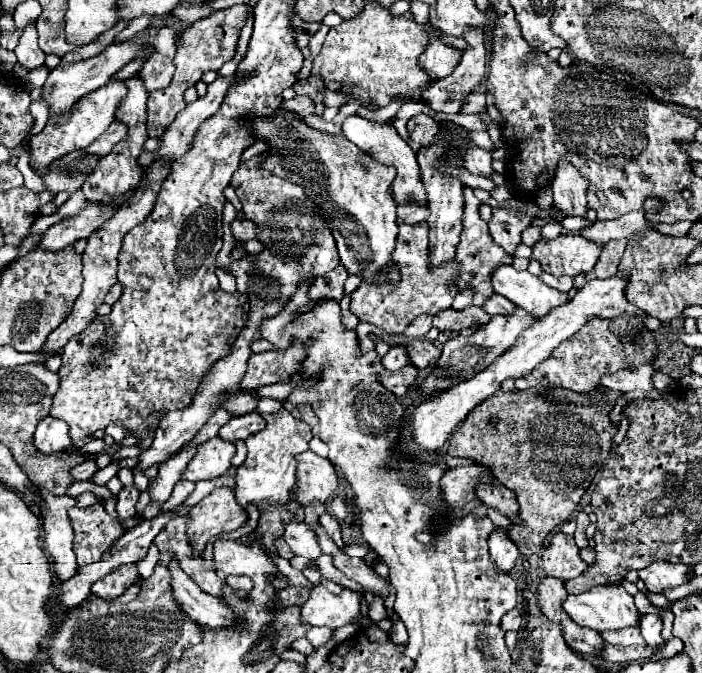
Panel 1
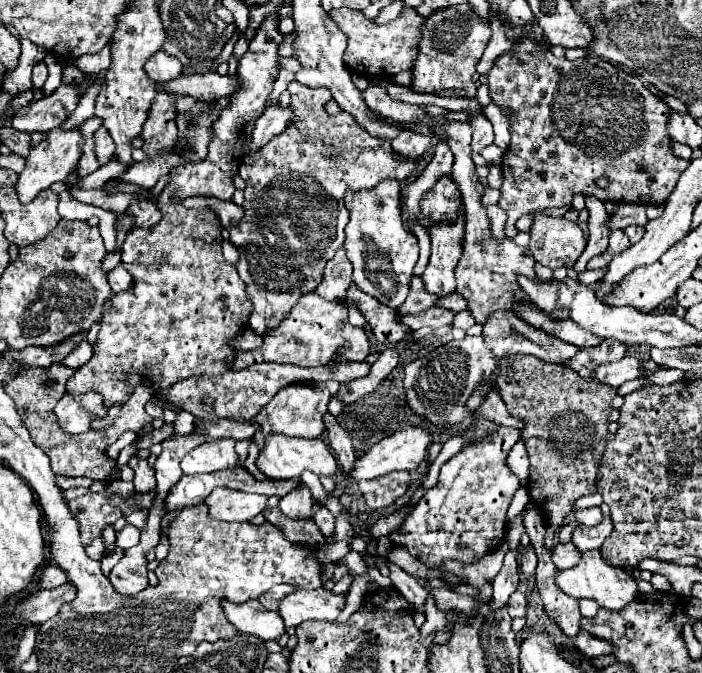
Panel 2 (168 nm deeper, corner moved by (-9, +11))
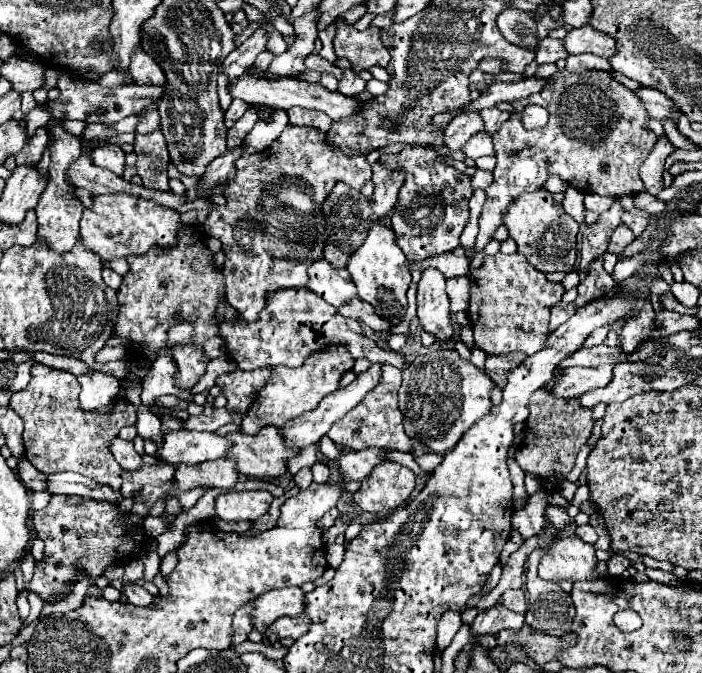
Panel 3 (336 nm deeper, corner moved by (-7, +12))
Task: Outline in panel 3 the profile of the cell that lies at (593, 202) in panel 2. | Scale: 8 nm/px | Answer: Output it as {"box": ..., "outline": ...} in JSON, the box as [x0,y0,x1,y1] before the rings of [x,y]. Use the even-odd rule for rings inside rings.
{"box":[575,256,619,308],"outline":[[[603,256],[595,258],[595,260],[589,264],[583,280],[581,280],[579,286],[577,286],[577,290],[579,290],[579,296],[577,296],[577,300],[575,300],[577,308],[585,306],[585,302],[591,300],[591,298],[609,294],[617,284],[619,284],[619,282],[615,282],[615,280],[611,278],[611,274],[607,274],[607,272],[603,270]]]}

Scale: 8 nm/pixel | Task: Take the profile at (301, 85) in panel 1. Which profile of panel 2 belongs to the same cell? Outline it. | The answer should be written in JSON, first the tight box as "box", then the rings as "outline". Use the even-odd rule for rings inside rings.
{"box":[229,81,417,335],"outline":[[[291,81],[287,89],[291,93],[289,107],[293,109],[291,125],[287,125],[283,133],[275,135],[265,147],[241,159],[239,175],[247,183],[243,201],[245,215],[239,225],[229,229],[229,241],[239,251],[239,261],[235,267],[243,283],[247,283],[247,299],[253,305],[247,323],[259,335],[277,327],[297,303],[297,299],[307,291],[313,291],[321,283],[325,263],[345,241],[345,227],[349,215],[345,207],[347,189],[373,189],[379,181],[387,177],[405,183],[411,175],[417,173],[417,161],[397,159],[389,139],[371,137],[371,133],[367,133],[367,129],[363,129],[363,125],[359,125],[349,113],[339,113],[335,117],[327,115],[323,109],[323,105],[331,101],[331,93],[327,89],[311,89],[297,81]]]}

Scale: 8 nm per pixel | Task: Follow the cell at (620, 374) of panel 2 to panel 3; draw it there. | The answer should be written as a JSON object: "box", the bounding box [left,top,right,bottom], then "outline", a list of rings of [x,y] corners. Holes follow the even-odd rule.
{"box":[549,366,613,398],"outline":[[[573,366],[565,368],[563,376],[557,382],[549,382],[549,390],[553,394],[571,398],[571,396],[581,396],[589,390],[605,388],[613,380],[613,366],[597,366],[597,368],[583,368],[583,366]]]}

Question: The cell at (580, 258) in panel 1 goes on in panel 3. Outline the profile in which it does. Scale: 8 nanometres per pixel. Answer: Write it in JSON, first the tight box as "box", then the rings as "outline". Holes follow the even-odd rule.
{"box":[505,190,579,272],"outline":[[[547,190],[519,196],[505,212],[505,224],[511,238],[517,242],[517,250],[541,272],[571,272],[575,268],[575,238],[579,224],[553,202]]]}

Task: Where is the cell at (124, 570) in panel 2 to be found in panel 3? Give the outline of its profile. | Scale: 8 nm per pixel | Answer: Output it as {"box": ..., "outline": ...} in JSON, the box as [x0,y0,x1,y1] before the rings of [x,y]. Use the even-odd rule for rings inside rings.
{"box":[123,582,153,606],"outline":[[[133,582],[123,584],[123,596],[135,606],[151,606],[153,604],[153,596],[145,588],[141,588]]]}

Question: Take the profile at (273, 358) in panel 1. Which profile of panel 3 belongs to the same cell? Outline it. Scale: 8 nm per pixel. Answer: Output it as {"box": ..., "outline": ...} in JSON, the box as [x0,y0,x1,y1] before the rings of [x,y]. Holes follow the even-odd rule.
{"box":[221,288,405,370],"outline":[[[287,288],[273,292],[265,312],[261,312],[257,322],[247,324],[245,320],[239,320],[237,324],[221,324],[221,338],[225,340],[229,356],[241,370],[253,370],[265,364],[299,368],[307,356],[327,350],[329,346],[347,346],[347,352],[353,356],[353,360],[367,358],[369,362],[405,368],[405,358],[399,352],[383,350],[365,334],[349,330],[345,318],[331,304],[325,304],[321,296],[309,292],[309,288]]]}

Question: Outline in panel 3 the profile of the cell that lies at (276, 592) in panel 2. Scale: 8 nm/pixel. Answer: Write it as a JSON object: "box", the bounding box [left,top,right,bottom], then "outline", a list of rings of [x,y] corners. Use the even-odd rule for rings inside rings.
{"box":[233,598,255,644],"outline":[[[253,598],[249,604],[245,604],[245,606],[235,614],[235,618],[233,618],[233,630],[235,630],[233,644],[245,642],[247,636],[249,636],[249,632],[253,630],[253,626],[251,626],[251,620],[253,620],[251,612],[253,612],[253,608],[255,608],[255,598]]]}

